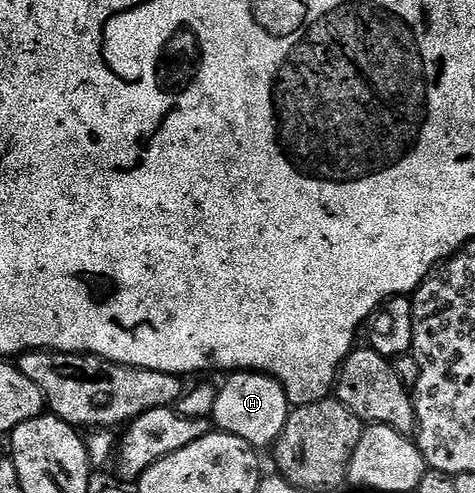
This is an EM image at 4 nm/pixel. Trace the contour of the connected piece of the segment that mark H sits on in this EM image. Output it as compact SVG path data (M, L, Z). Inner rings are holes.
M236 371L223 386L216 390L214 411L211 420L221 433L229 433L238 439L246 439L253 449L263 451L264 448L275 446L282 435L282 427L286 427L286 419L290 412L288 396L283 387L274 378L264 373Z

